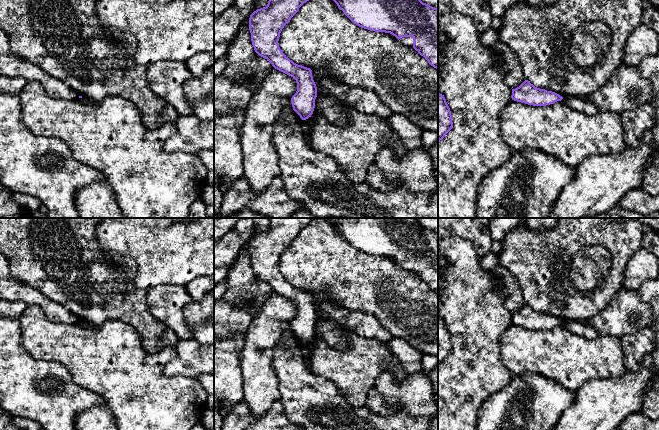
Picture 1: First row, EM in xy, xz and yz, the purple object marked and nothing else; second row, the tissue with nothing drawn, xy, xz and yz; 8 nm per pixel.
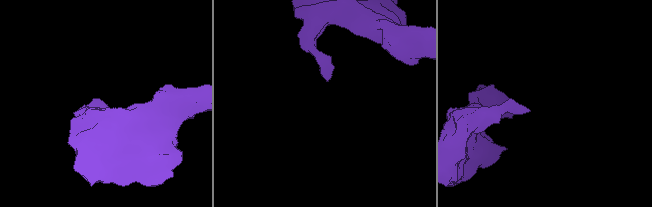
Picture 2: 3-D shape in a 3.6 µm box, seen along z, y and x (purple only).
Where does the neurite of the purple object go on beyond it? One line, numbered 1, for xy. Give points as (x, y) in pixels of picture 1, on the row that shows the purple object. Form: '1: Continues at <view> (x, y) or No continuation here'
1: No continuation here

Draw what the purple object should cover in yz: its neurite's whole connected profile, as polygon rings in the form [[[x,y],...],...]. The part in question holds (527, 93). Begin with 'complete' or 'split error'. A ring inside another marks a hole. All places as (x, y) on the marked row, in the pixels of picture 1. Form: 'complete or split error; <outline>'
complete; [[[525,80],[519,87],[512,89],[512,100],[533,106],[546,106],[563,99],[559,94],[535,87]]]

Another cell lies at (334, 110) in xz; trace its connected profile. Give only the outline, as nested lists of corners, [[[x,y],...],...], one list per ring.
[[[326,67],[313,68],[312,76],[317,87],[317,97],[315,99],[315,108],[313,113],[319,113],[323,115],[329,122],[335,125],[347,125],[348,114],[346,109],[350,107],[347,103],[335,98],[324,90],[319,81],[324,78],[331,78],[336,80],[328,71]]]

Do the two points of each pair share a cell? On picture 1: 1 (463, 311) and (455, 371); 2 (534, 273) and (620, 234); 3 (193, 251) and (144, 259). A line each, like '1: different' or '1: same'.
1: same
2: same
3: same

